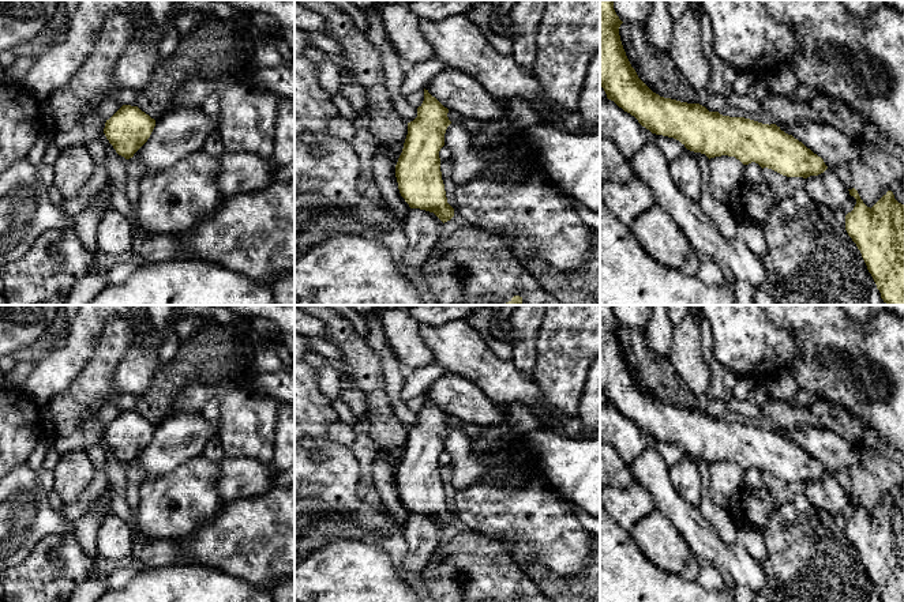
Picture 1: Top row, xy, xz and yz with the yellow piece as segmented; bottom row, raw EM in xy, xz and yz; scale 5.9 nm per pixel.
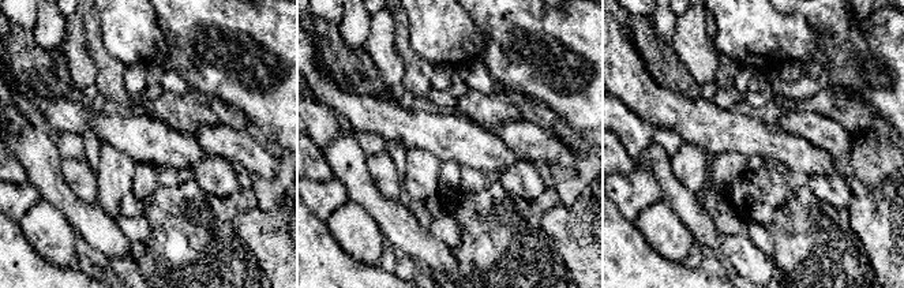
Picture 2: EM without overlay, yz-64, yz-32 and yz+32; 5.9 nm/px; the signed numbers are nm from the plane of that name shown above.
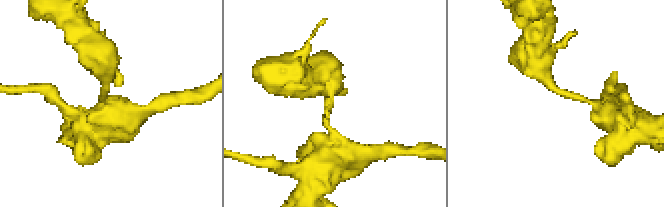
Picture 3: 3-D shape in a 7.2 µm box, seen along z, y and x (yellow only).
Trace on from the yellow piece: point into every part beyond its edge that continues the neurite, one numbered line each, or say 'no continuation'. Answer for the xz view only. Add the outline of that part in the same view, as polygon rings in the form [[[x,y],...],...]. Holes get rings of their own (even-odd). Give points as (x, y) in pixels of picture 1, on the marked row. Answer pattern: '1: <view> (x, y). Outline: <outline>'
no continuation

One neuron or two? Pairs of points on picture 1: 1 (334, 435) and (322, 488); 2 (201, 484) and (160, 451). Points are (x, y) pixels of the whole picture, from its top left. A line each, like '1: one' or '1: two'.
1: two
2: two

